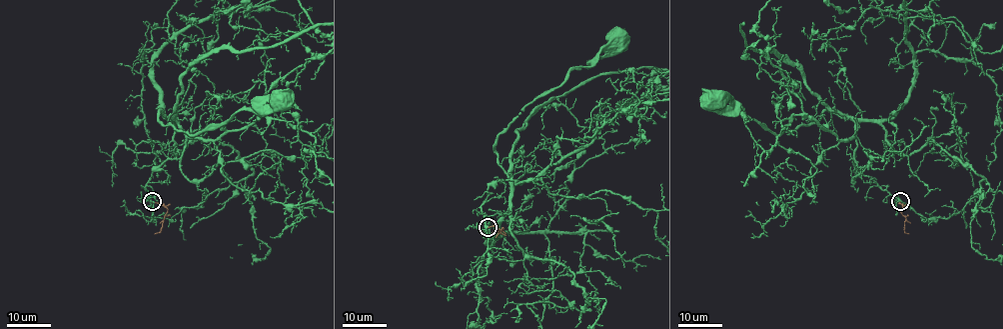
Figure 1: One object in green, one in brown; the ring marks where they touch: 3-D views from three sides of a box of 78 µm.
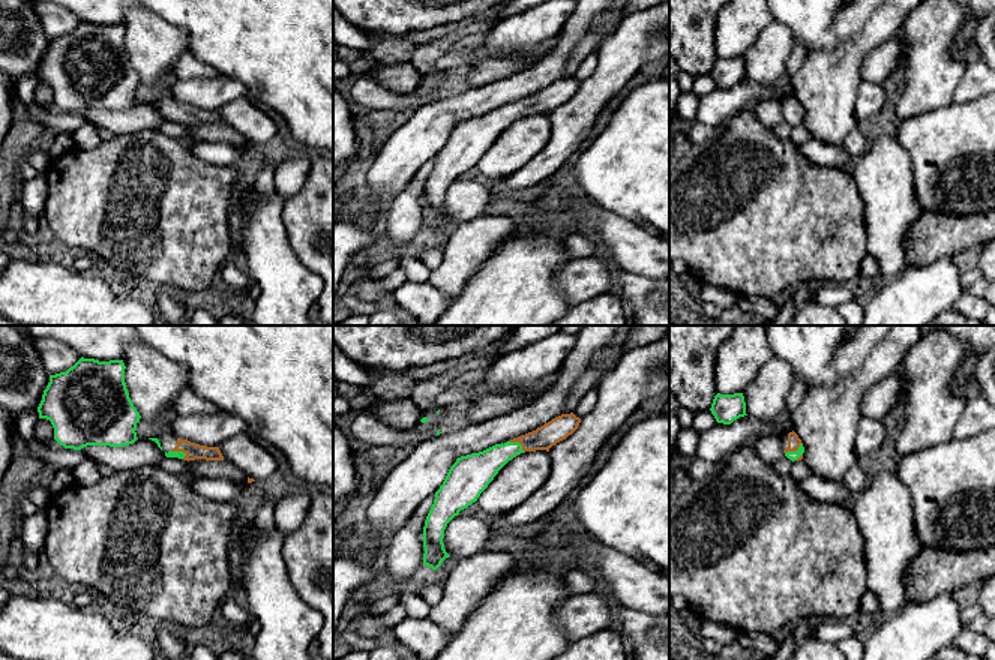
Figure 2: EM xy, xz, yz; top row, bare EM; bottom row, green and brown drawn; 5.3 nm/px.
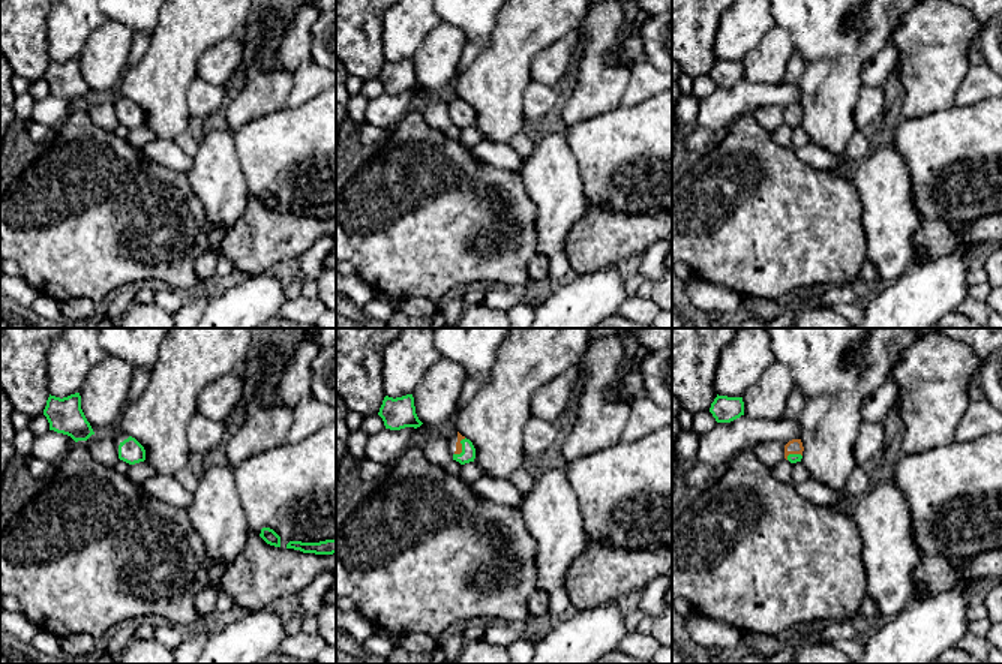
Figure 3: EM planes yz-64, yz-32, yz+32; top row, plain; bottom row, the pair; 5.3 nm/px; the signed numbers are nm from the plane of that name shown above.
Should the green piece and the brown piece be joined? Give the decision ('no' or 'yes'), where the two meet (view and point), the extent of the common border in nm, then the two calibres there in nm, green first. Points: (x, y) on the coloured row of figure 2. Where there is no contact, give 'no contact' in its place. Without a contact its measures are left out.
yes | yz (794, 452) | 110 nm | 50/70 nm

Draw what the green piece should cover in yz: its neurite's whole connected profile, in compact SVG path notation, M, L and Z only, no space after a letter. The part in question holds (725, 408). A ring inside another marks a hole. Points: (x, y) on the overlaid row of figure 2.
M743 393L720 394L713 399L711 414L717 423L731 424L734 420L747 416Z

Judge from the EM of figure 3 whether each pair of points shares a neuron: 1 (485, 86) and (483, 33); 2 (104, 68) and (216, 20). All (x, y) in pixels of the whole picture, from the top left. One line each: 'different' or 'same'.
1: different
2: different

